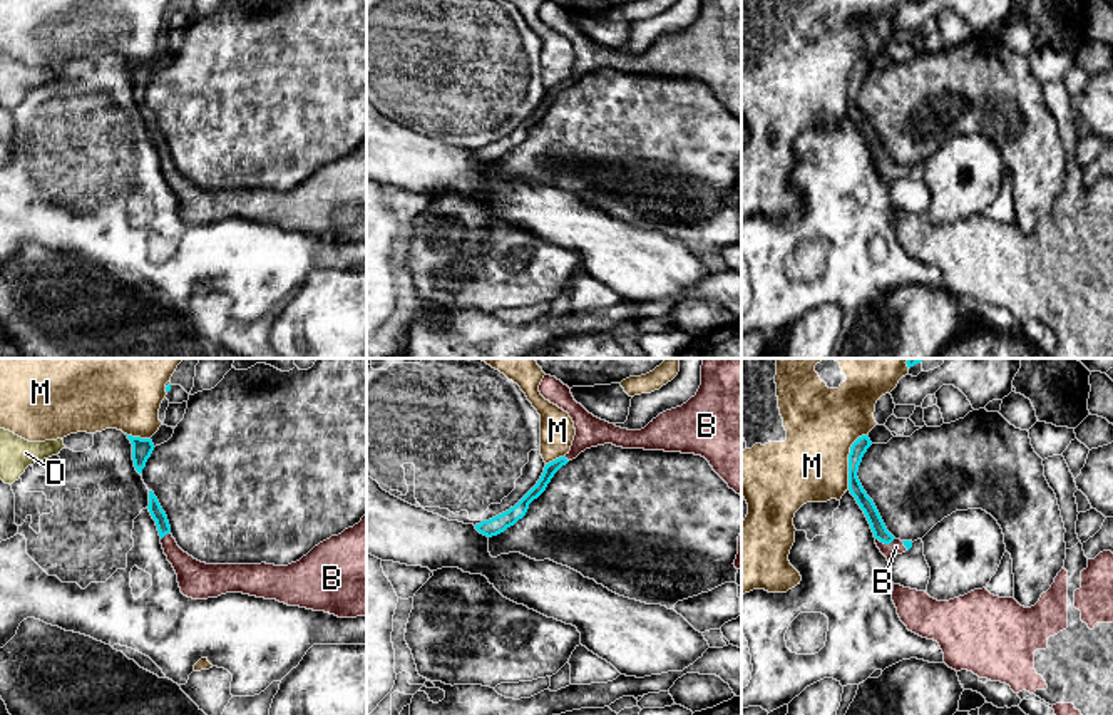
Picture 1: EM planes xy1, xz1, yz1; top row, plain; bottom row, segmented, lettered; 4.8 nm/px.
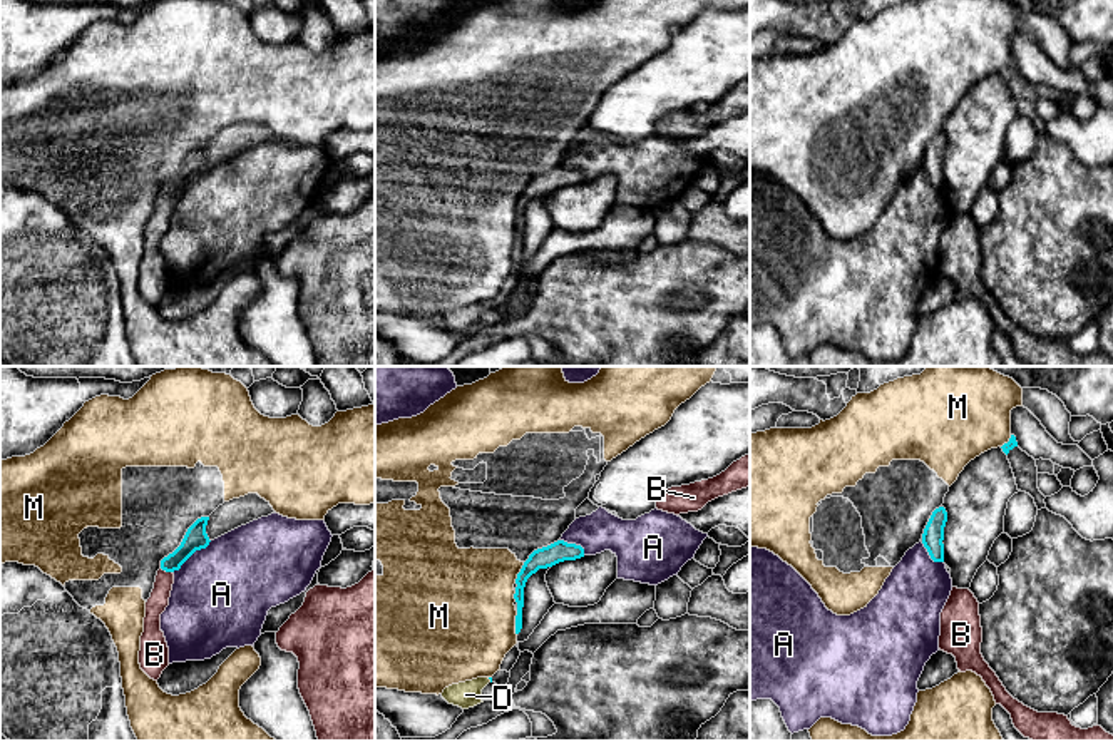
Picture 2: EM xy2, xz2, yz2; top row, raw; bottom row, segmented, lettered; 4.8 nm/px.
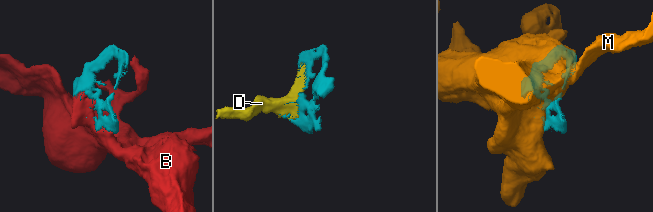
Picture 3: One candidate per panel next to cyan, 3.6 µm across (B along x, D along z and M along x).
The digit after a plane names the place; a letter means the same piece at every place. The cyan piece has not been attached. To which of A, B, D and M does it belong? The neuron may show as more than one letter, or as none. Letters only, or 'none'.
B, D

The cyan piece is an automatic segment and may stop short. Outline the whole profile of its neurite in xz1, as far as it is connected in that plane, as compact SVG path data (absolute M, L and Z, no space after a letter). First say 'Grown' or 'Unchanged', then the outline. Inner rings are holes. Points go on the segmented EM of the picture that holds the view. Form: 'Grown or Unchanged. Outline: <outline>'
Grown. Outline: M705 358L696 395L659 414L641 430L621 429L594 417L556 377L544 375L539 392L572 419L576 435L571 450L546 464L537 484L514 507L475 524L480 534L492 538L514 526L562 466L586 449L604 444L701 455L741 496L741 358Z

